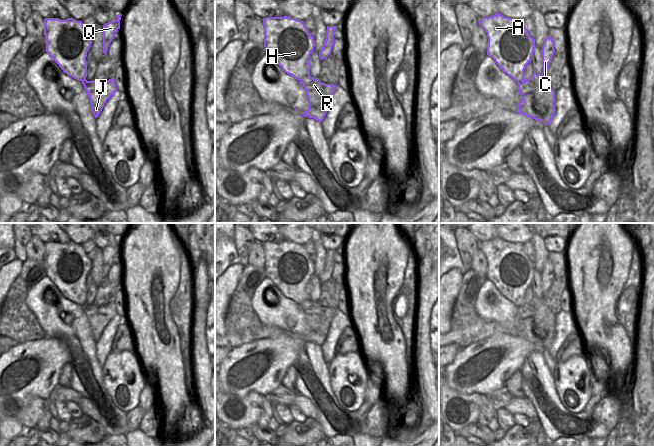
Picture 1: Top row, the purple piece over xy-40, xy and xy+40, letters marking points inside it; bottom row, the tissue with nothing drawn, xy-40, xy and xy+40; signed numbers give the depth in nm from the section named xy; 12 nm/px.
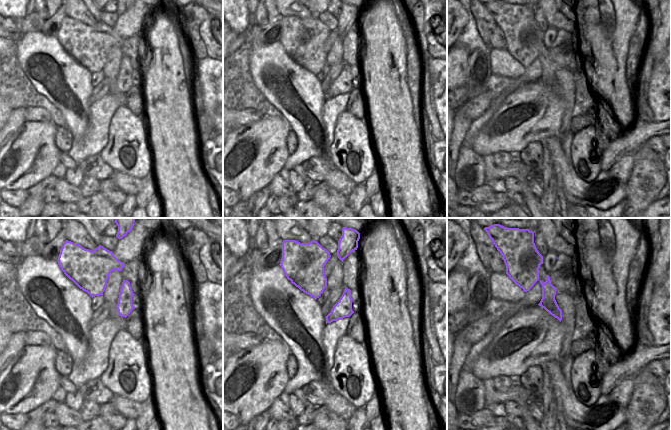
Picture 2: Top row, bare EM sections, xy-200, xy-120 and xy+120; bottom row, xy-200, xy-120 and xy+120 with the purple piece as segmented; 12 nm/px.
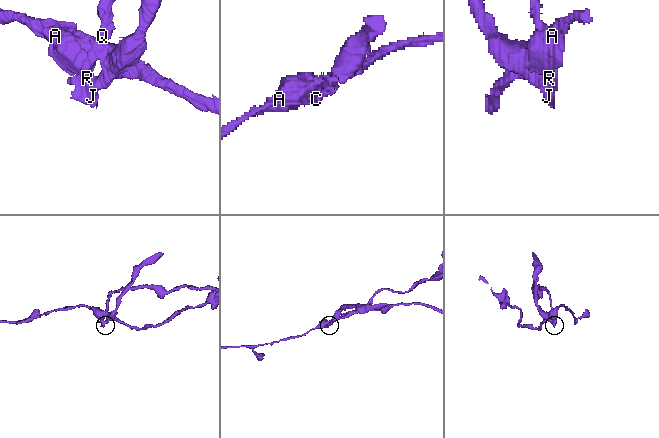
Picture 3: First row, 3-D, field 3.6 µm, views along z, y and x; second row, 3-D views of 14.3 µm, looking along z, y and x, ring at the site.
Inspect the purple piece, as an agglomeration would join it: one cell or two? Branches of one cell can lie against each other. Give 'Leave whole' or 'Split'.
Split.

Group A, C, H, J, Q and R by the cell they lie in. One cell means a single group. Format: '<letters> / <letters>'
A H / C J Q R

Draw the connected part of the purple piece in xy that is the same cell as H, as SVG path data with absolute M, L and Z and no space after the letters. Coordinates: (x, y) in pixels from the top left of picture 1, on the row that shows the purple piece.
M266 17L264 25L264 47L281 69L301 80L310 75L308 61L314 50L314 37L301 20L287 17Z

